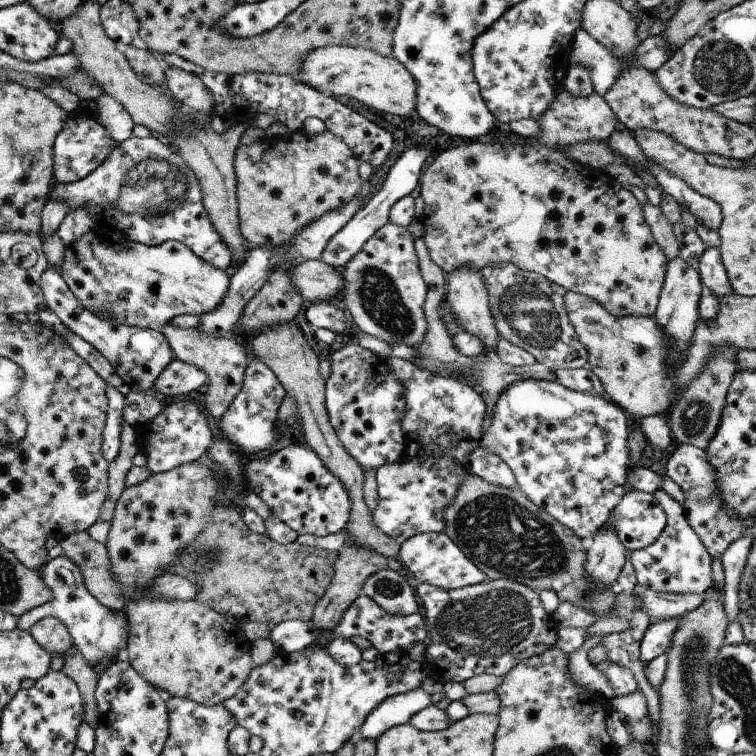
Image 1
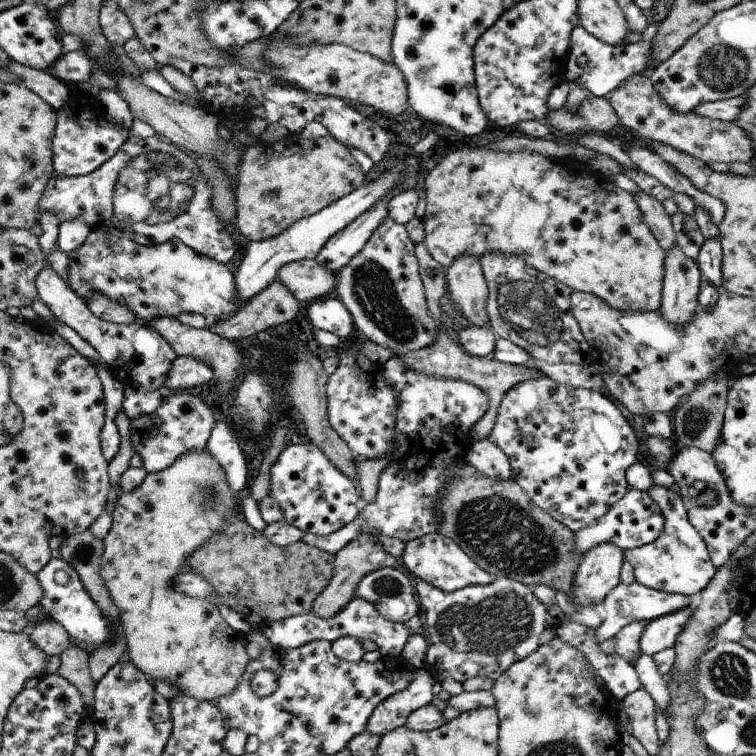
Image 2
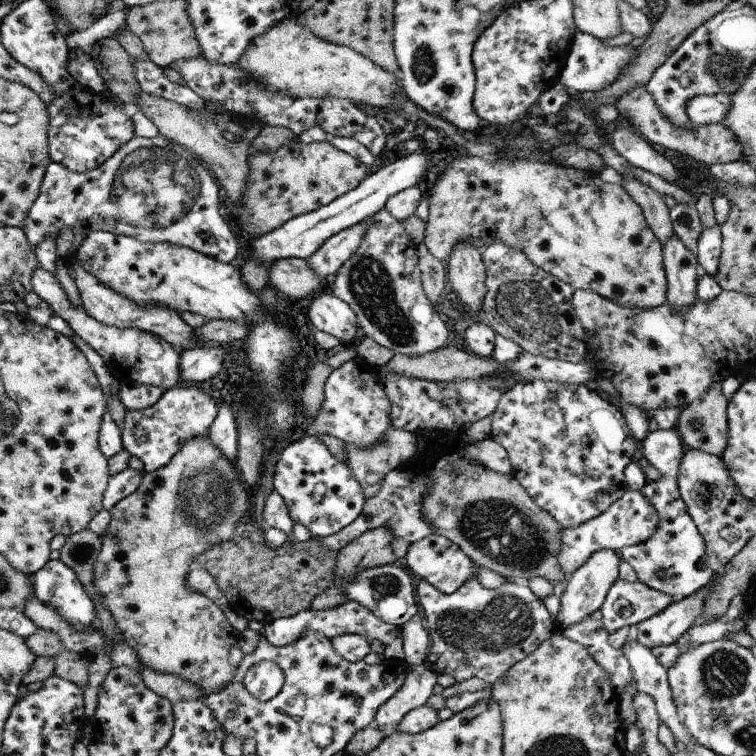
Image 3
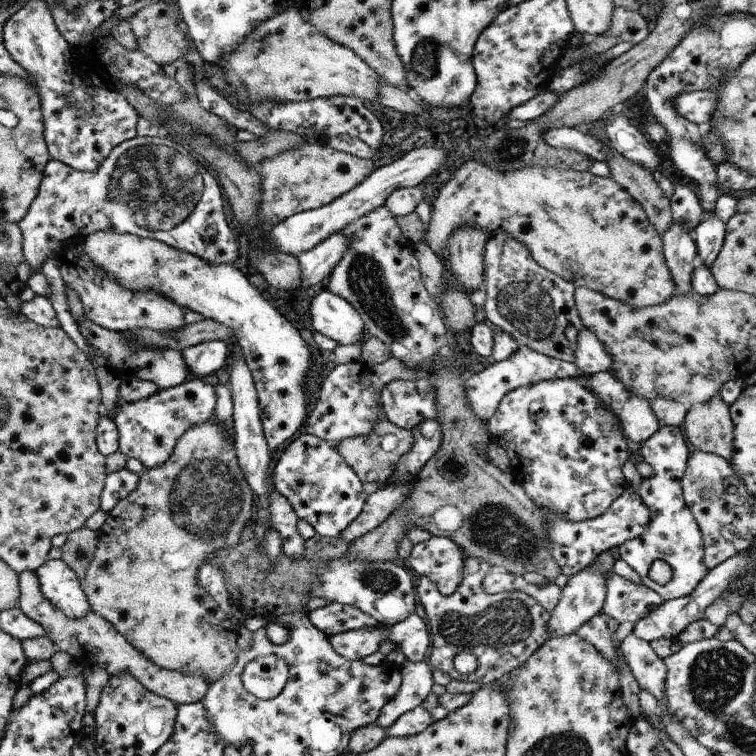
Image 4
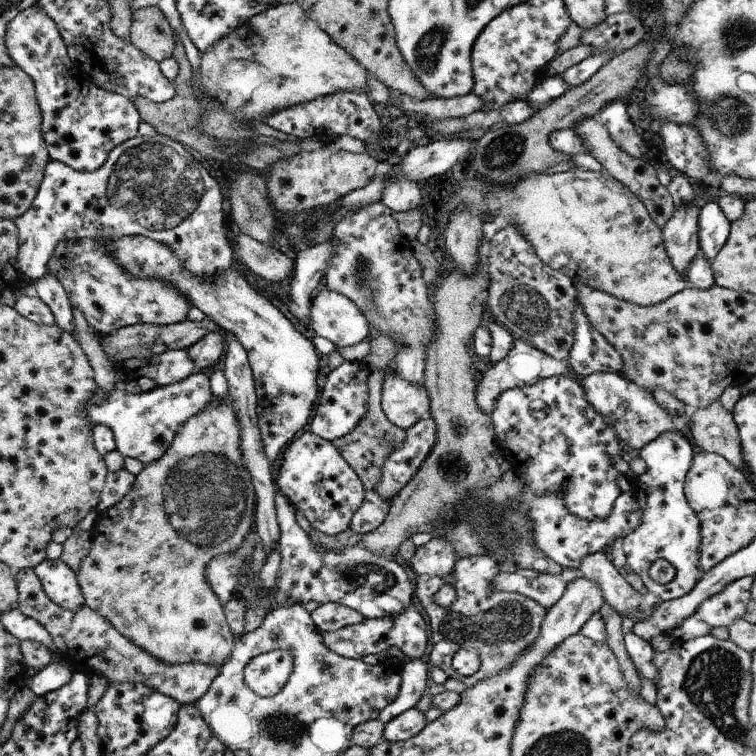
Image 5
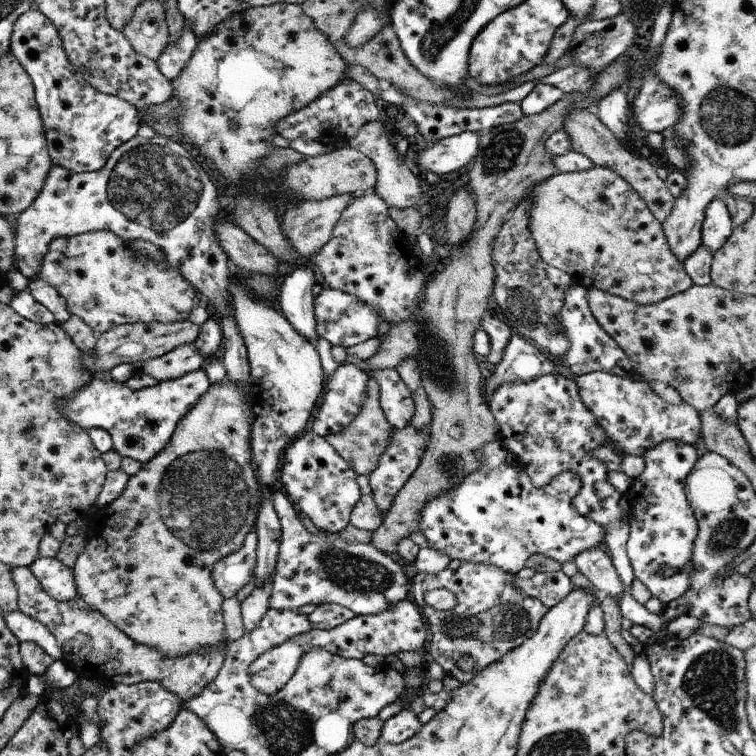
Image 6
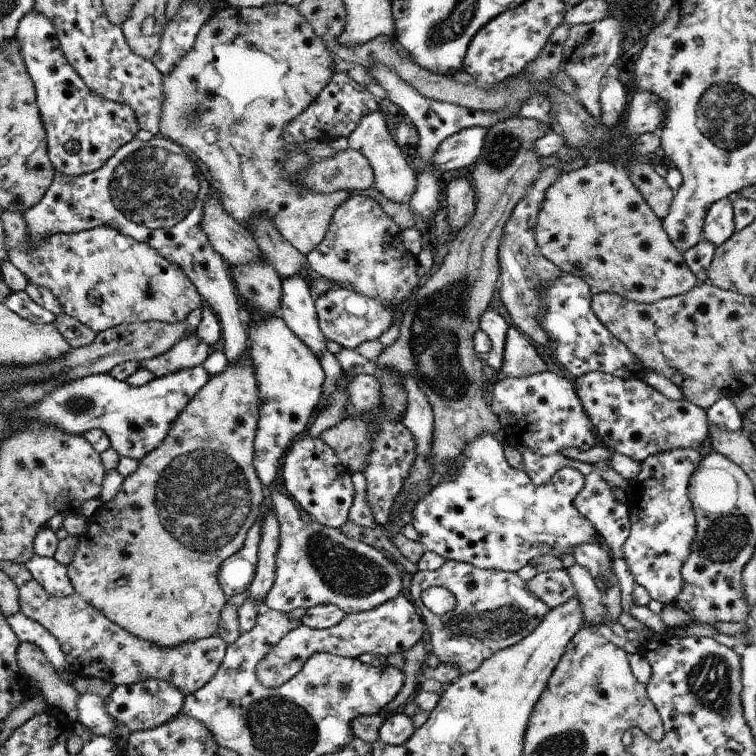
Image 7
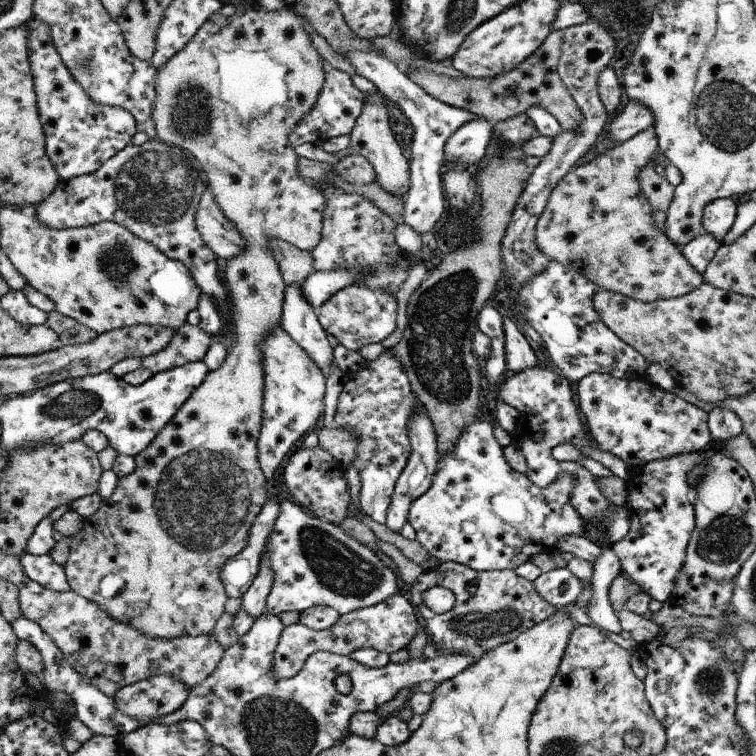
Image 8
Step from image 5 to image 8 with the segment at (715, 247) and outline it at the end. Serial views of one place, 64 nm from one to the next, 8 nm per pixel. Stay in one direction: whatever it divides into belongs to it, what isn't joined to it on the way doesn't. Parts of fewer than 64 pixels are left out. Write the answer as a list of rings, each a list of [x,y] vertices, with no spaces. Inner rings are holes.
[[[732,197],[715,199],[703,209],[703,228],[716,240],[722,242],[728,230],[734,225],[737,214],[737,200]]]

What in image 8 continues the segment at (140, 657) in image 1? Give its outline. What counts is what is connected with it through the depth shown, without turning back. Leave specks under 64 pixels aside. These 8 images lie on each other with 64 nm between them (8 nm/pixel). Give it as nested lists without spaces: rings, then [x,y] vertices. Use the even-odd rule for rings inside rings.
[[[224,5],[204,22],[204,25],[184,48],[174,54],[172,59],[162,67],[156,68],[155,98],[151,109],[156,138],[166,145],[187,151],[194,157],[194,160],[200,162],[200,166],[206,174],[204,182],[212,192],[223,216],[236,228],[245,246],[237,256],[222,263],[222,280],[224,280],[229,295],[229,310],[231,311],[231,333],[229,334],[231,343],[227,346],[227,356],[224,363],[217,370],[208,372],[204,382],[180,406],[178,412],[158,432],[152,443],[134,457],[134,471],[119,478],[114,494],[103,500],[99,511],[91,519],[84,520],[83,532],[79,531],[69,538],[69,558],[64,565],[64,571],[71,591],[79,593],[87,600],[94,601],[115,620],[124,621],[150,637],[174,639],[187,635],[192,637],[211,635],[216,622],[225,613],[226,602],[229,599],[220,579],[222,568],[229,559],[242,553],[242,550],[247,546],[251,527],[255,524],[255,519],[268,500],[268,479],[261,470],[257,448],[263,420],[263,396],[265,395],[265,366],[263,365],[261,345],[276,328],[281,326],[284,298],[287,292],[287,286],[273,255],[271,241],[285,241],[302,251],[311,252],[321,240],[322,214],[325,208],[322,188],[300,175],[298,163],[300,157],[294,151],[295,147],[291,144],[289,137],[316,105],[324,85],[323,62],[324,60],[311,44],[309,35],[303,30],[298,14],[292,12],[290,7],[285,6],[279,11],[268,11],[258,5],[242,8]],[[110,573],[119,574],[126,581],[126,587],[115,597],[104,598],[101,596],[98,586],[100,580]]]

